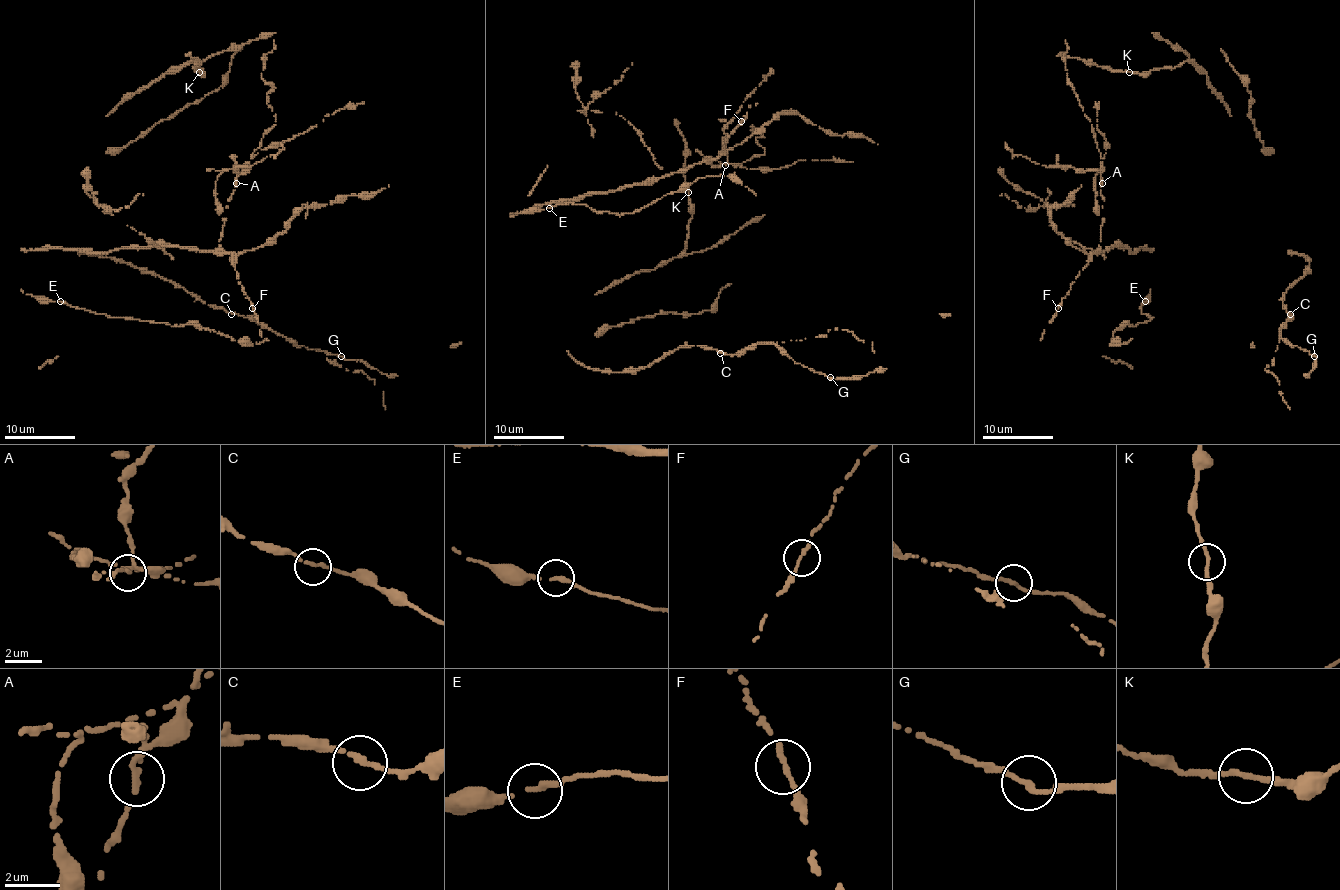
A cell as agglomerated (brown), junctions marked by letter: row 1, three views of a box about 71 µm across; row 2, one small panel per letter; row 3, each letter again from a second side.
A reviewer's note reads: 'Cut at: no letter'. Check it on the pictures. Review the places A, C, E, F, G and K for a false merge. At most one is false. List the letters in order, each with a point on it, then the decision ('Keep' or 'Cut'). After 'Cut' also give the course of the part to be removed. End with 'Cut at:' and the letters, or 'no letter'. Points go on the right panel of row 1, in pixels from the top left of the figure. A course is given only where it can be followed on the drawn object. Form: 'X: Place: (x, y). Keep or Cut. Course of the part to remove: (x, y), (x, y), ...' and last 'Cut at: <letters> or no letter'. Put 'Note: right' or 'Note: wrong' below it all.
A: Place: (1102, 183). Cut. Course of the part to remove: (1102, 183), (1097, 171), (1035, 164), (1021, 155), (1014, 155), (1005, 142)
C: Place: (1290, 314). Keep
E: Place: (1145, 301). Keep
F: Place: (1058, 308). Keep
G: Place: (1314, 356). Keep
K: Place: (1129, 72). Keep
Cut at: A
Note: wrong

